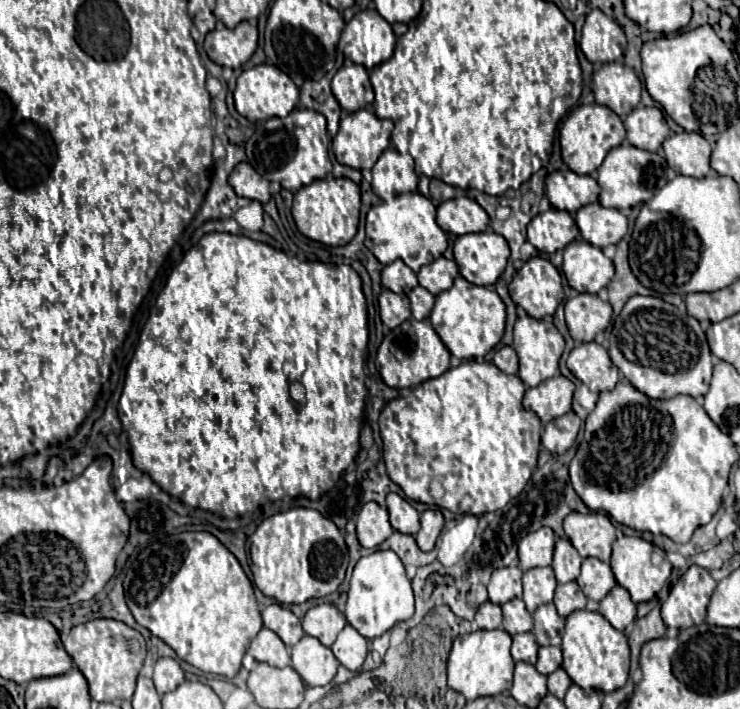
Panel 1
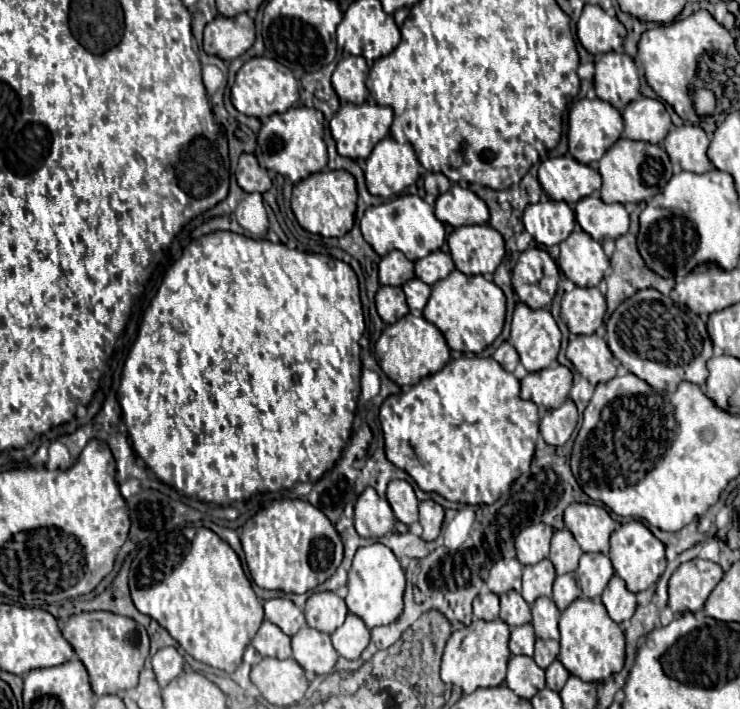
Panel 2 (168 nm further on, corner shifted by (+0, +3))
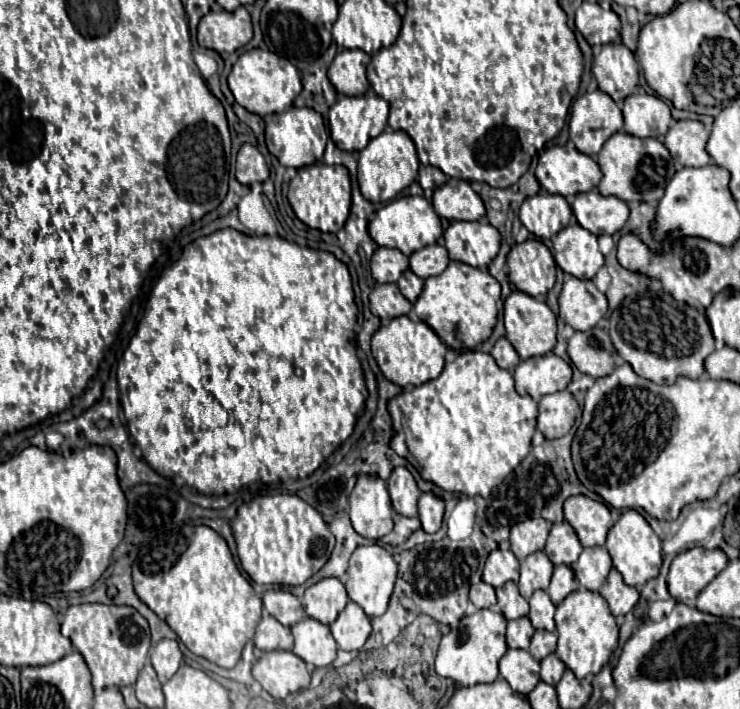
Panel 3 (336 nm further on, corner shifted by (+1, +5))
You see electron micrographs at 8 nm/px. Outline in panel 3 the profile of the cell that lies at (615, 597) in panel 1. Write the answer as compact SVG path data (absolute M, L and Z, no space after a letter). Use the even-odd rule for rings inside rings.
M615 568L609 572L609 578L607 578L607 582L601 586L599 594L607 600L613 616L627 614L627 612L637 604L637 600L639 600L637 588L627 586L627 584L623 582L621 574L619 574Z

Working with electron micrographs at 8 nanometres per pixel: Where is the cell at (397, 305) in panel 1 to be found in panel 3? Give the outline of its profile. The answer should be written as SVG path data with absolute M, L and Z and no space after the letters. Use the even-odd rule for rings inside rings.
M377 284L373 292L369 294L371 314L379 316L383 324L387 324L391 318L409 314L413 304L399 292L397 284Z

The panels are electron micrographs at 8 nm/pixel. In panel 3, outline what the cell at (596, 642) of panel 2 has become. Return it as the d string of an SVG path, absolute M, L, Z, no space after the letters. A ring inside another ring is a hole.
M579 588L571 592L555 612L555 626L557 626L557 658L577 676L585 678L587 674L597 674L611 658L611 654L617 648L619 638L619 626L609 612L609 606L605 604L605 598L599 592L589 592L585 588Z

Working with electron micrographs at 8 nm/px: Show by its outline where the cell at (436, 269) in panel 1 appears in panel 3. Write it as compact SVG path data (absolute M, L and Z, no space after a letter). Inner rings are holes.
M431 244L419 252L413 252L409 256L409 262L411 262L411 270L425 280L429 276L441 274L449 264L449 256L441 244Z

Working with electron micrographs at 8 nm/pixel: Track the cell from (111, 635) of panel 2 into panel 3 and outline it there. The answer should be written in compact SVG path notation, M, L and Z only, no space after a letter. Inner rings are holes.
M79 604L69 606L61 622L61 634L67 636L75 650L85 658L91 676L93 688L109 688L109 686L133 686L137 674L145 666L151 646L151 634L147 620L131 606L107 606L107 604Z

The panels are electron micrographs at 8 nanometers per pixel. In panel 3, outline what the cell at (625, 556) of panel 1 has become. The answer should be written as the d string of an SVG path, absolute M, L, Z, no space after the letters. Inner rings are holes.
M627 510L619 516L615 526L607 534L605 548L611 554L613 566L621 572L625 584L629 584L629 586L643 586L647 580L651 580L659 574L659 568L661 568L661 538L653 532L649 522L637 510Z

